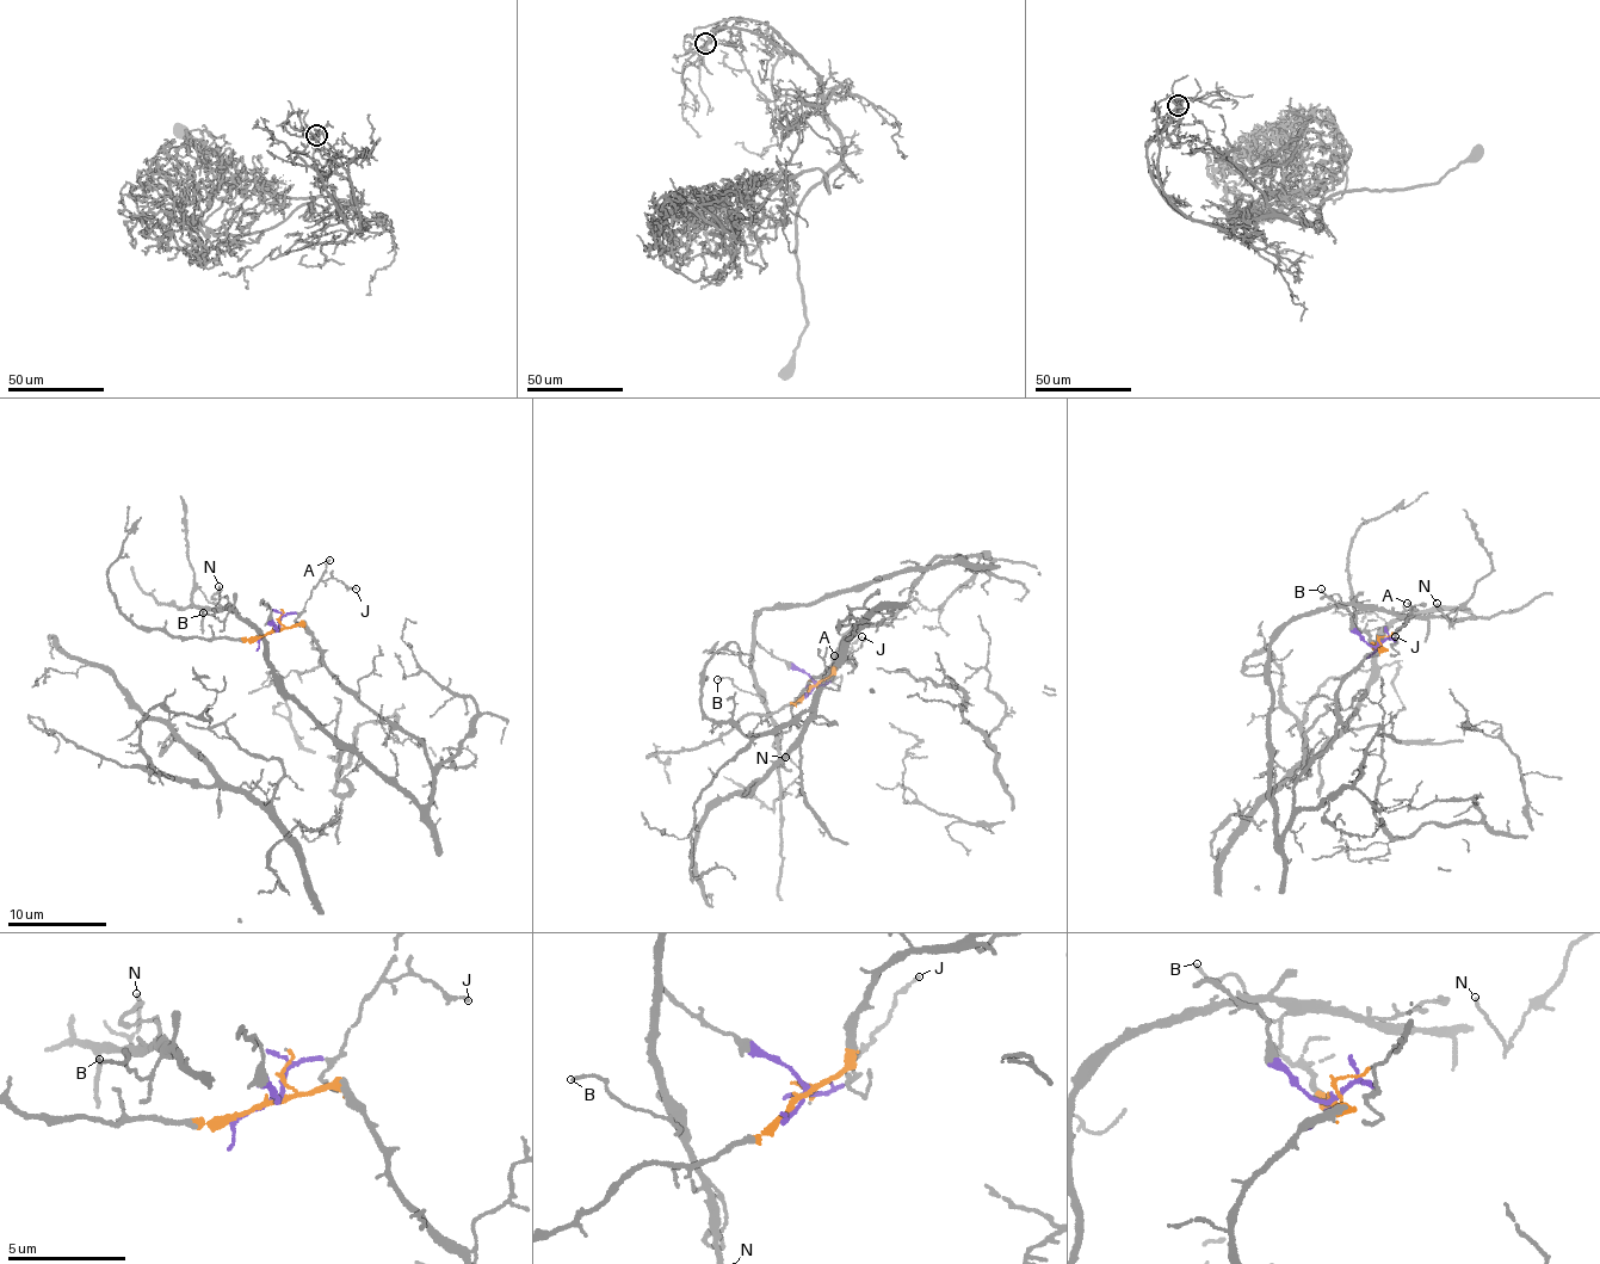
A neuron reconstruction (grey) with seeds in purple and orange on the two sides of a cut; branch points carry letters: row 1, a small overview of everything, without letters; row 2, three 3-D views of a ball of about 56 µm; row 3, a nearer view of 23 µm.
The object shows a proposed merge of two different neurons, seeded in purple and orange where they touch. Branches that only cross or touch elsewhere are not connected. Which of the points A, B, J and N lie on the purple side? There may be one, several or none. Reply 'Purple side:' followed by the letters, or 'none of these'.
Purple side: A, J

